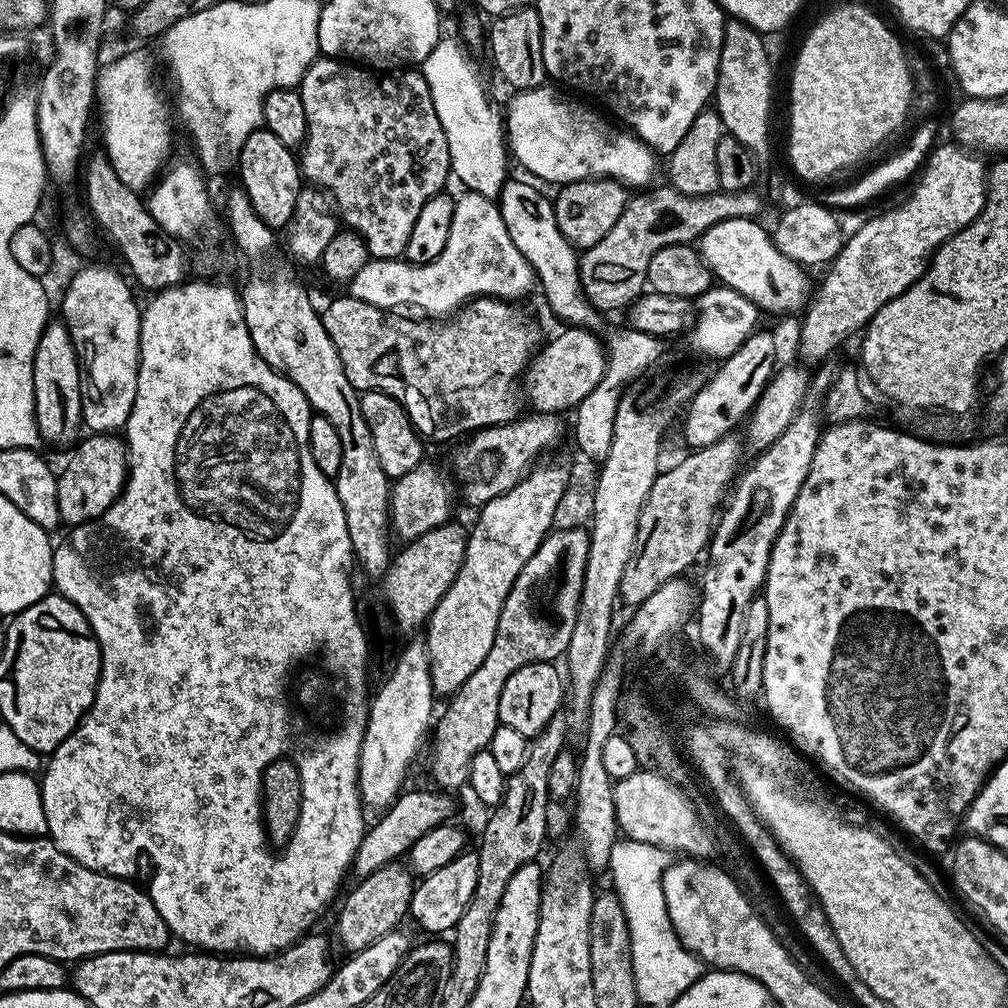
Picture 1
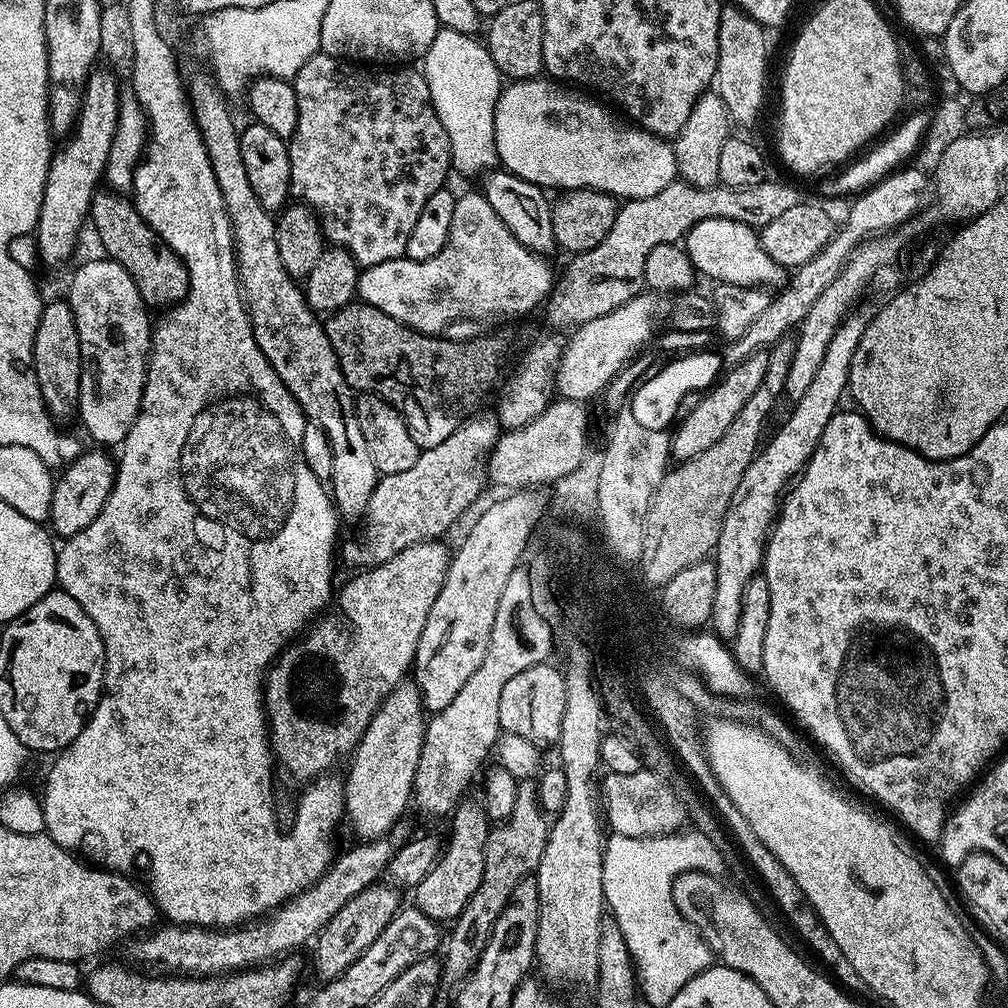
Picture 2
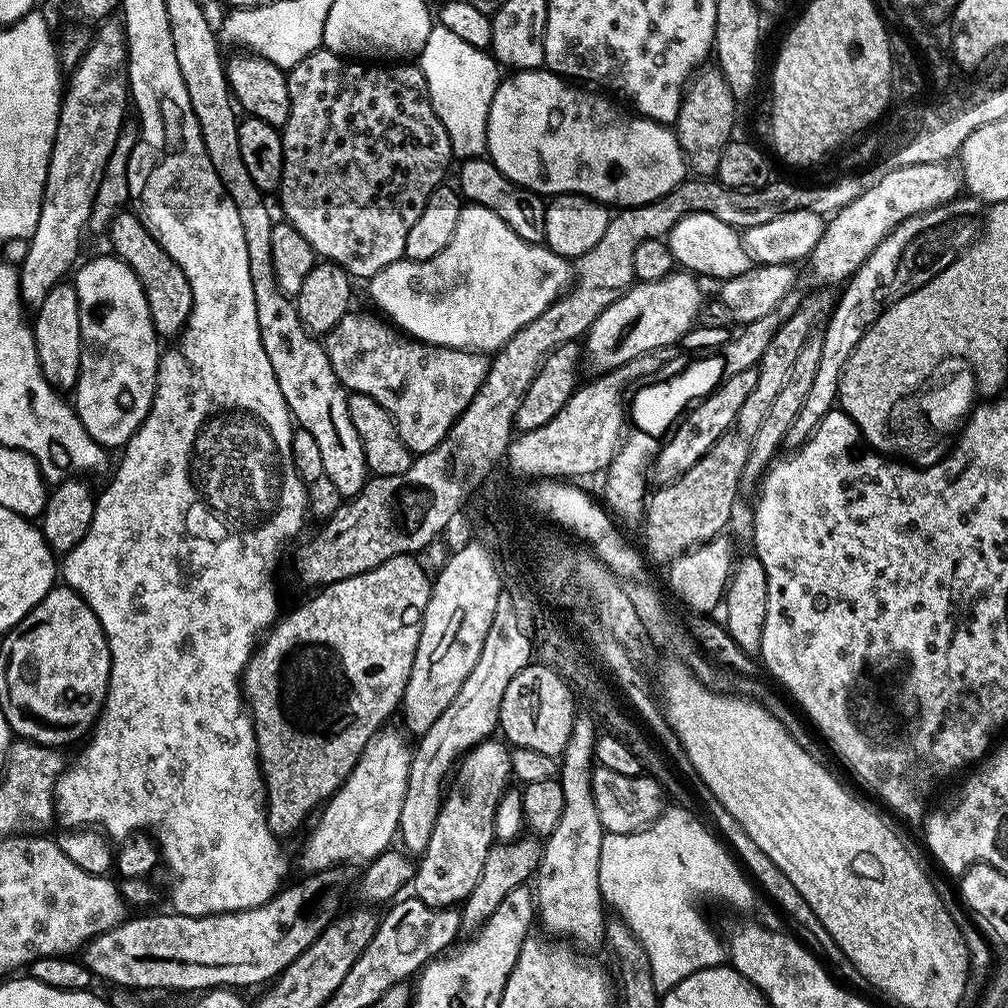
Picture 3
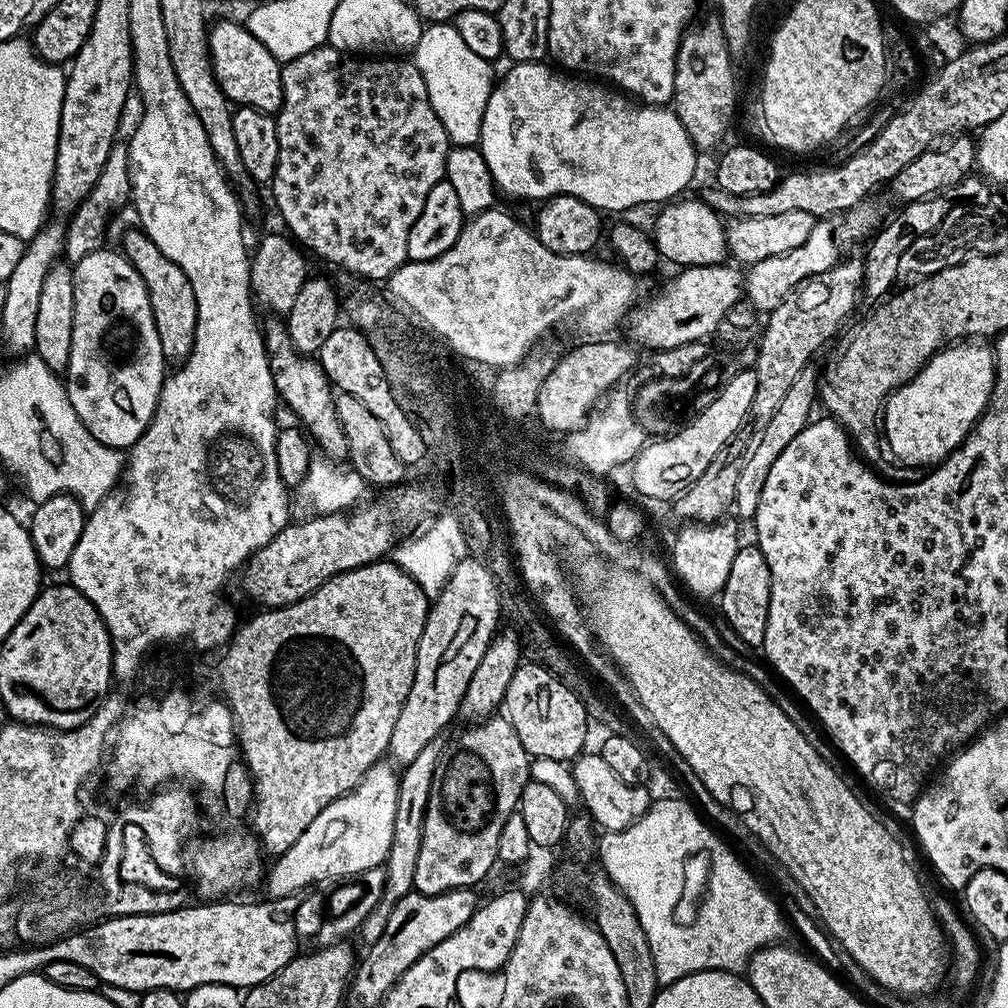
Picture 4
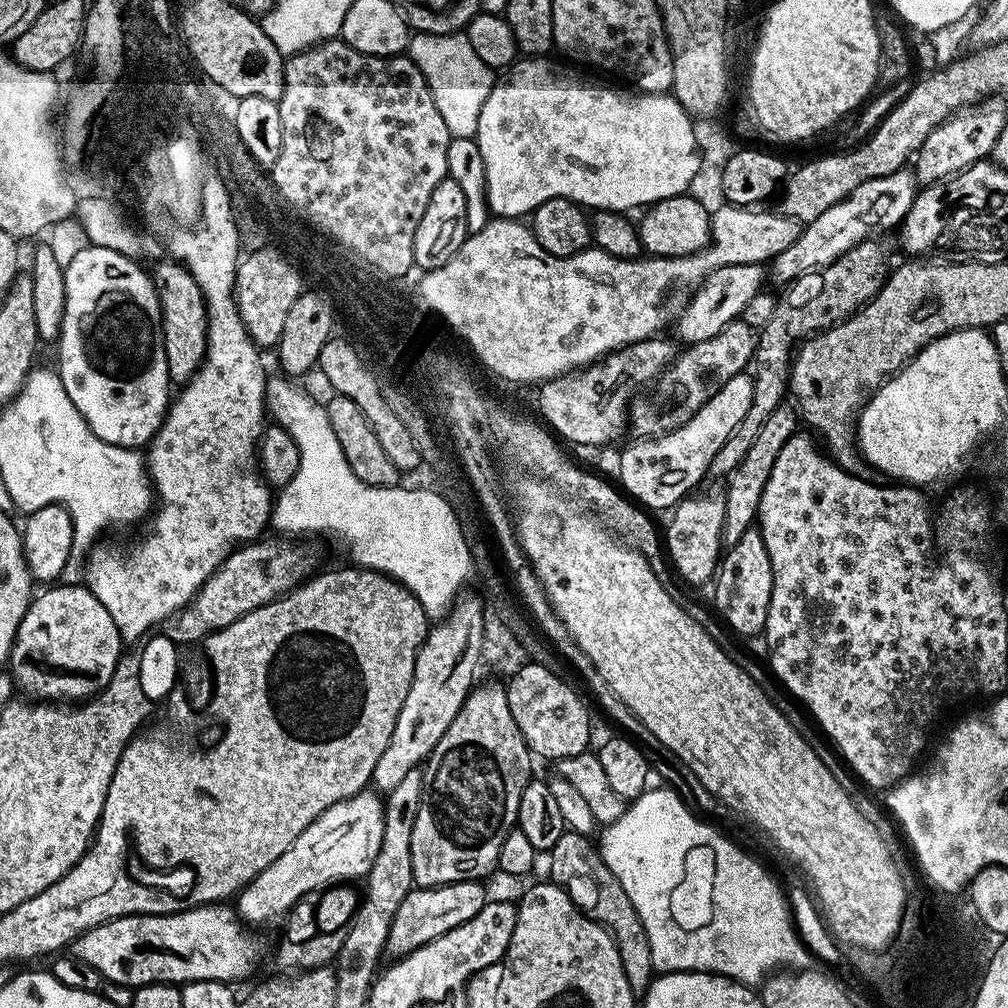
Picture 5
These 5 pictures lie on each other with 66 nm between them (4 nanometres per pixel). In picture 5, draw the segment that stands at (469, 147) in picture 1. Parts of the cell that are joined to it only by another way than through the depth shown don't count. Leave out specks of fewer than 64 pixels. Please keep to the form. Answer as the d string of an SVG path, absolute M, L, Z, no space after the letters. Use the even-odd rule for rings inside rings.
M416 32L409 39L406 52L418 70L422 70L452 137L475 137L478 114L482 114L482 106L486 106L486 98L490 98L494 72L482 62L482 58L478 58L478 54L474 54L474 46L470 46L467 35L436 36L432 32Z

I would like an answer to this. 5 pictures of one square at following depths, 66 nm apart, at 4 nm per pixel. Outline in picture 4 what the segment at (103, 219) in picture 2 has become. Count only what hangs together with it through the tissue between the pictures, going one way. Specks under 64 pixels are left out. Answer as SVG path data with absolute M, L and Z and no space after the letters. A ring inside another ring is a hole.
M133 226L124 236L122 255L132 263L134 270L142 278L146 286L146 294L150 298L150 310L154 314L154 326L158 326L158 338L162 342L162 354L169 365L179 366L190 354L194 346L194 330L198 322L198 306L194 298L194 290L190 286L190 278L139 227Z

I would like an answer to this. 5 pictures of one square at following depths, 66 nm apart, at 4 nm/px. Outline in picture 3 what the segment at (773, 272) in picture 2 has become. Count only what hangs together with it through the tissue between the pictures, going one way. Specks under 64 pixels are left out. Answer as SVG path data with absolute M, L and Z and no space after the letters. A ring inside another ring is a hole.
M686 214L686 218L679 220L668 231L666 243L672 252L673 261L681 269L700 278L717 276L717 281L723 282L732 276L741 276L750 267L741 233L719 218L714 218L714 214Z

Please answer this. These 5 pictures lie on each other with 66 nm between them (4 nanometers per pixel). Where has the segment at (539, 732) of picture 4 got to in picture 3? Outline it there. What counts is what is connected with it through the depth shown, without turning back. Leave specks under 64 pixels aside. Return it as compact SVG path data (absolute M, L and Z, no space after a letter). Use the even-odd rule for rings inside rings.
M533 662L510 681L506 694L502 694L499 731L504 731L503 739L513 749L538 750L538 754L563 757L578 715L575 703L570 685L558 673L544 664Z

